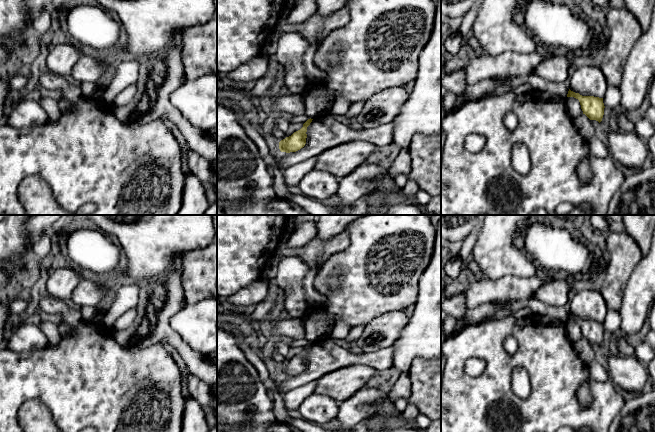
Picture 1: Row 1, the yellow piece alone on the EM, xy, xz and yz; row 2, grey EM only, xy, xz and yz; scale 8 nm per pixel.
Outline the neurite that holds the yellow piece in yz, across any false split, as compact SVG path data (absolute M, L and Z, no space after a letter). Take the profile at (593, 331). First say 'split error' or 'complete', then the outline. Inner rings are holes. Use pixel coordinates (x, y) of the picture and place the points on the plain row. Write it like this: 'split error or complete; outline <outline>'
complete; outline M569 313L567 321L574 321L579 324L583 338L590 344L596 344L599 347L602 345L604 339L603 322L594 320L582 320Z

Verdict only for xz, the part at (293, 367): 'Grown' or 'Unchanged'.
Unchanged

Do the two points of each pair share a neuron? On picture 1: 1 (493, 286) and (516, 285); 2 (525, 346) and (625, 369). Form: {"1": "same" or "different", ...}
{"1": "same", "2": "different"}

